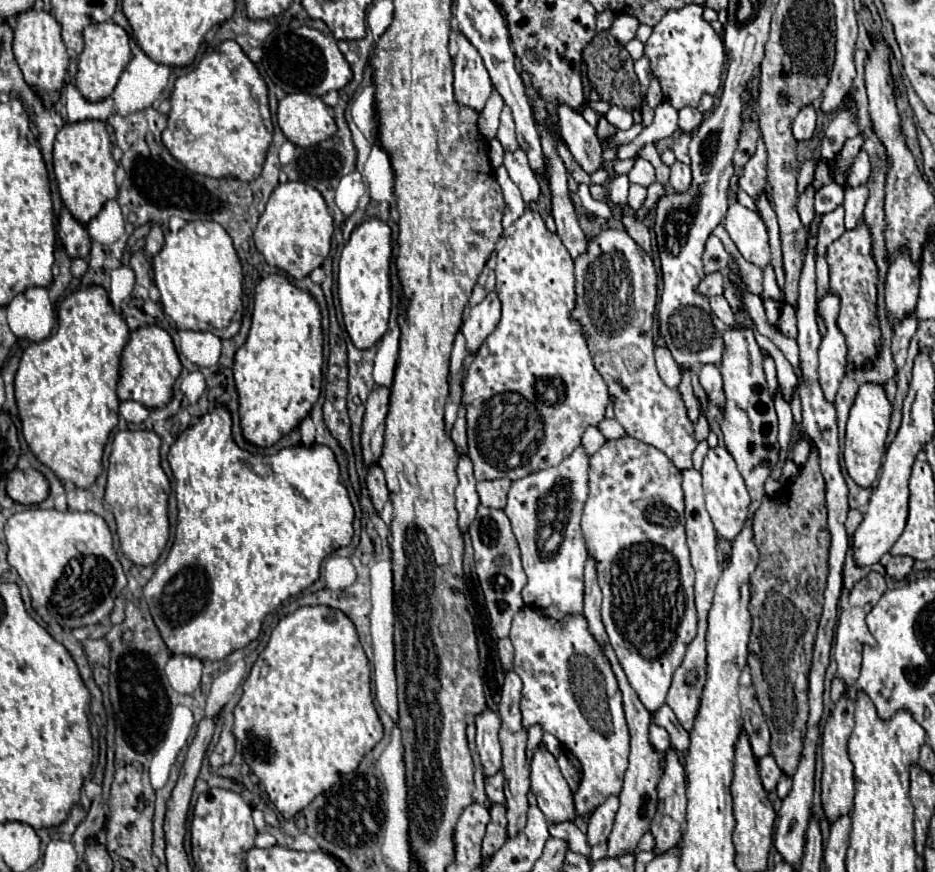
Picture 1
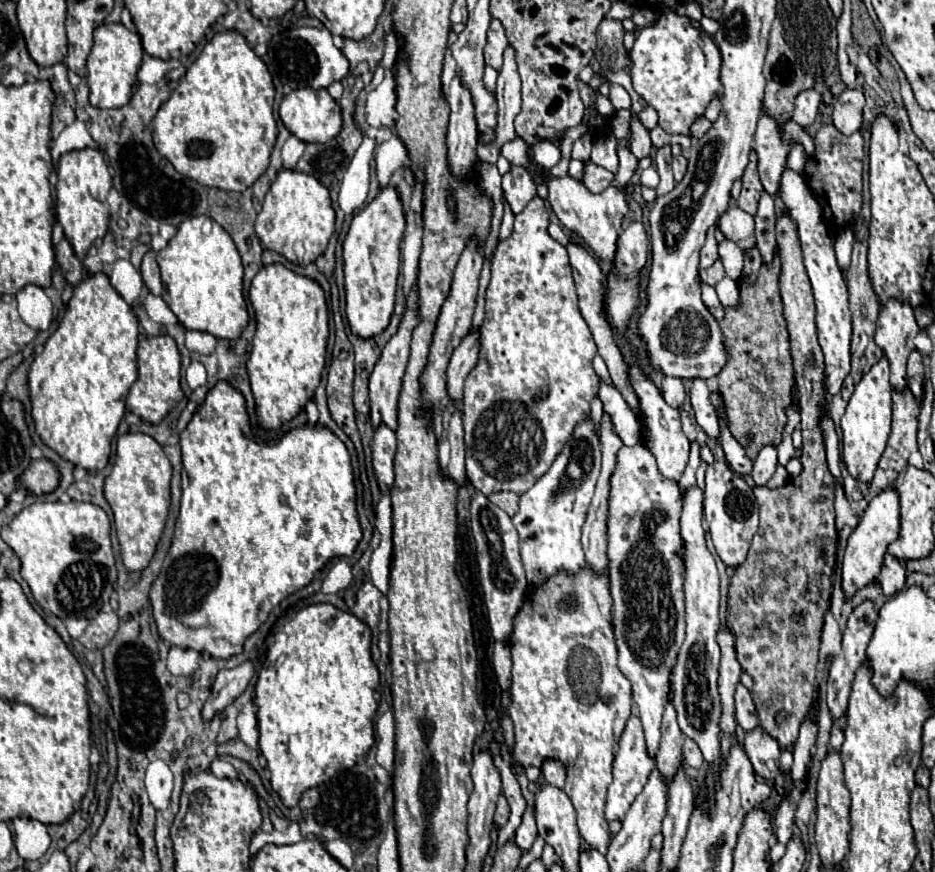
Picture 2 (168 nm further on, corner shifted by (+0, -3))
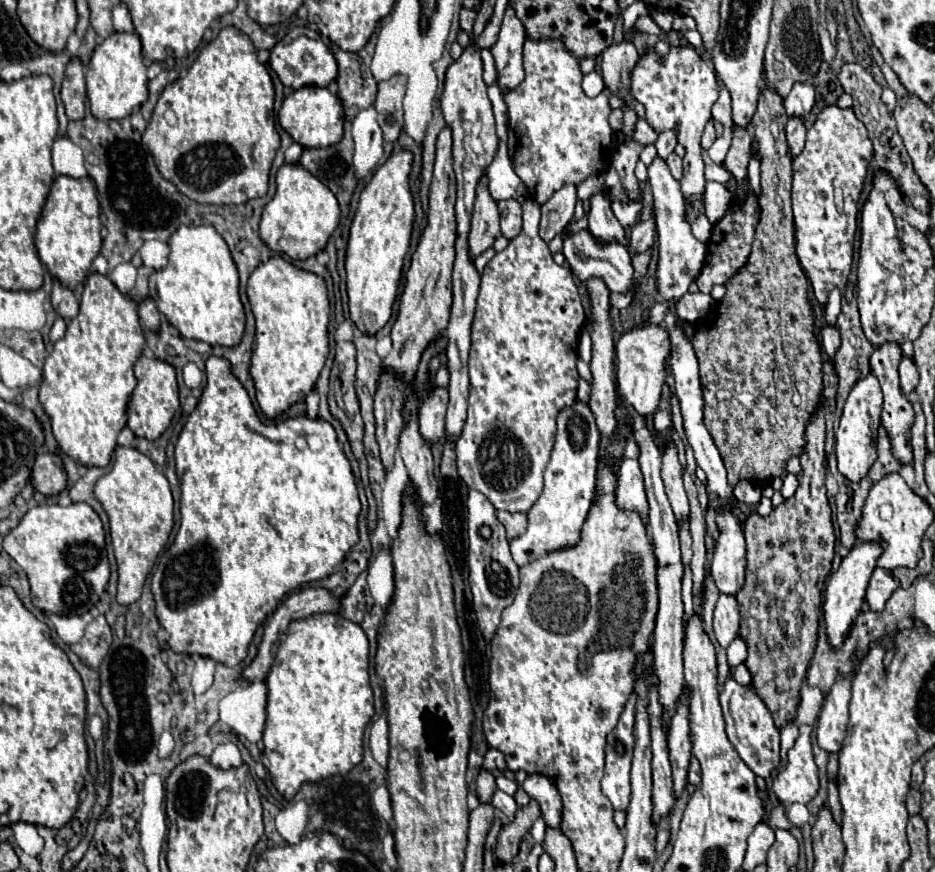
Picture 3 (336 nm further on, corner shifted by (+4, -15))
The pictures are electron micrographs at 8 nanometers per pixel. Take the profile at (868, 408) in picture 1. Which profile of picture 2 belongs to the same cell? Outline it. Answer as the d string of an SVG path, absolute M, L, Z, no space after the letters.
M883 358L875 364L855 386L855 392L847 404L845 416L841 418L843 430L843 462L849 474L859 482L869 482L877 464L879 456L885 450L887 436L891 432L891 382L889 382L889 360Z

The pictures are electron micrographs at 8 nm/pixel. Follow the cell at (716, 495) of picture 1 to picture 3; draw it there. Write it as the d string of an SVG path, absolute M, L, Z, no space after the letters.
M723 520L723 532L715 546L711 576L721 594L735 596L743 588L745 578L745 536L735 520Z

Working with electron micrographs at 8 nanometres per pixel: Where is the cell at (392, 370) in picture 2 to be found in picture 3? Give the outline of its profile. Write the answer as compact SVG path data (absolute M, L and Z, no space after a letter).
M445 126L437 140L437 160L429 190L427 226L419 240L417 252L413 254L399 316L391 330L393 350L383 360L383 364L391 364L391 368L403 368L403 372L417 372L421 356L435 338L435 332L443 332L443 328L447 328L451 310L451 260L455 260L455 196L457 184L453 172L451 130Z

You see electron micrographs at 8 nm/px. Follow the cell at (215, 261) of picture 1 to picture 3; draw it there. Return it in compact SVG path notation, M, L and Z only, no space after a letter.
M179 226L177 232L169 238L169 264L163 270L157 270L149 278L153 286L153 300L157 310L181 332L183 338L203 340L211 346L237 346L245 330L245 312L239 300L239 276L237 266L231 258L227 242L213 226Z

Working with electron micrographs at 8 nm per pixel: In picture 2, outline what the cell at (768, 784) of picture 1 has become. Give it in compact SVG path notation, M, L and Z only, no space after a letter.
M757 726L753 732L745 734L745 752L747 752L755 772L761 778L773 780L779 774L781 748L775 738L771 738L767 732L763 732L761 726Z

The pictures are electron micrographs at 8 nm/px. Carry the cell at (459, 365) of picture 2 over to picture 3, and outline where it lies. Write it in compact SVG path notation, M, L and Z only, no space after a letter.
M433 388L427 404L419 408L419 432L427 444L445 438L445 412L447 412L447 388Z

